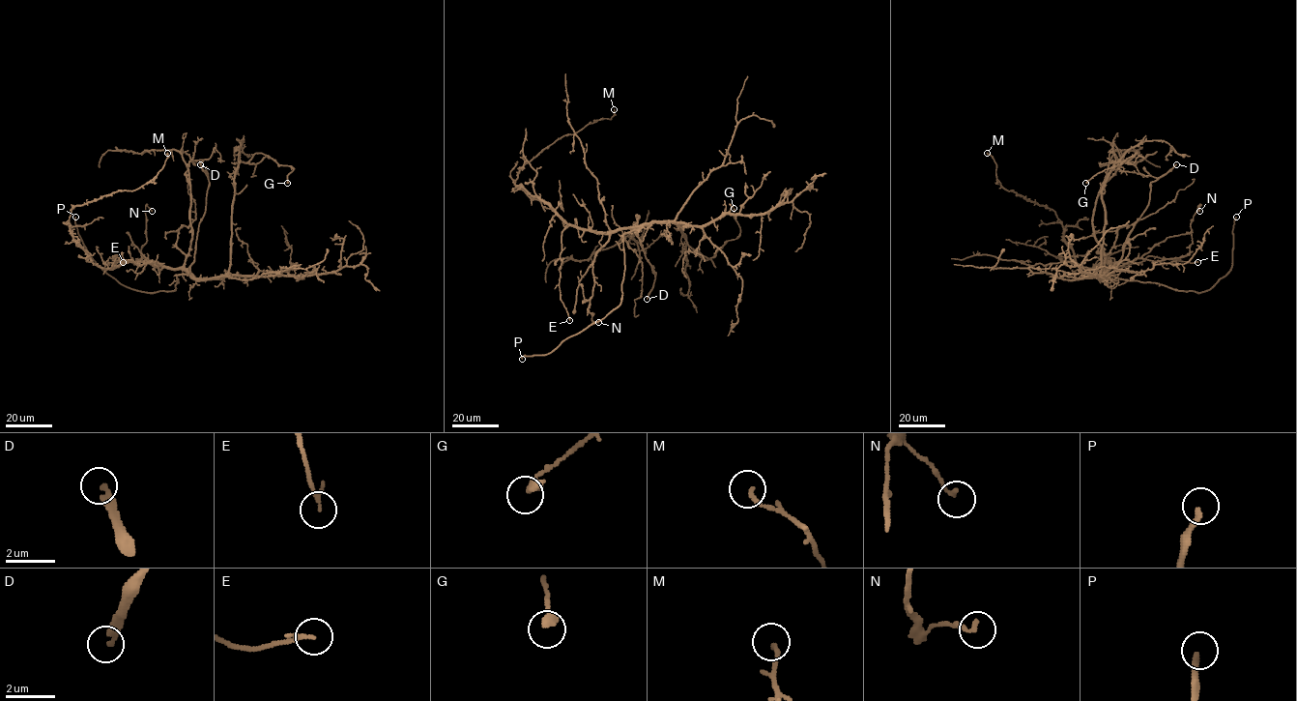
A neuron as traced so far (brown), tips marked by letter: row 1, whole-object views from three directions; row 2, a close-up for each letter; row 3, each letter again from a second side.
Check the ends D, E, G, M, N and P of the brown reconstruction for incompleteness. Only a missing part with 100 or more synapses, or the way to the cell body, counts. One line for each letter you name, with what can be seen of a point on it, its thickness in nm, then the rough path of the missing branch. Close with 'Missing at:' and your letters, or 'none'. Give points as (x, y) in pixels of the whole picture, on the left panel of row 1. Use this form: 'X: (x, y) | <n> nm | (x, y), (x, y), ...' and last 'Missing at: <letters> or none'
D: (200, 164) | 240 nm | (200, 164), (189, 140), (181, 159), (183, 173), (177, 186), (179, 189), (182, 186), (178, 193), (178, 184)
P: (75, 217) | 220 nm | (75, 217), (82, 193), (103, 167), (114, 147), (145, 131), (170, 129), (196, 103), (201, 104)
Missing at: D, P

